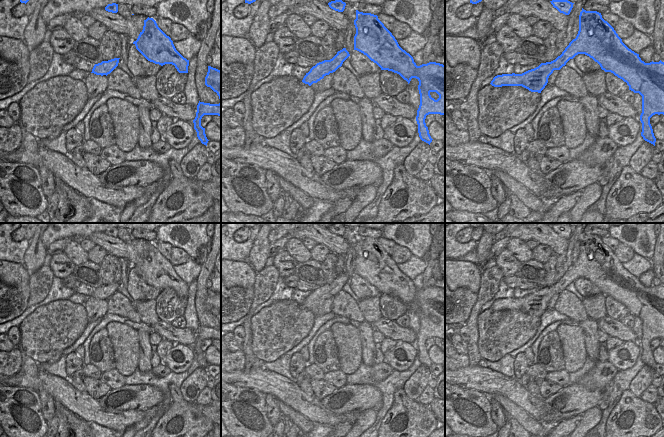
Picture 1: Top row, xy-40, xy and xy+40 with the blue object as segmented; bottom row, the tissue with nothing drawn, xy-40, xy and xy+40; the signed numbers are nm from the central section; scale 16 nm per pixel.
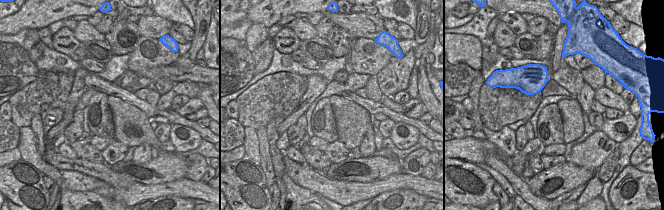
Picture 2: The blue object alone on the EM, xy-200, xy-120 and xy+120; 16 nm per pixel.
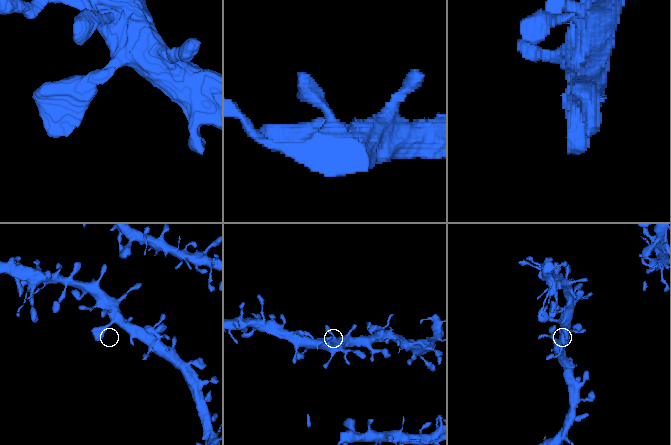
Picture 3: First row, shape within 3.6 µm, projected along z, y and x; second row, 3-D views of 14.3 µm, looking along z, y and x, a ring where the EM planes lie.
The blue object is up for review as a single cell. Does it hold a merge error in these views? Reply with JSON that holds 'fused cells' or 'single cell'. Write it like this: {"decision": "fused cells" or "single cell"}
{"decision": "single cell"}

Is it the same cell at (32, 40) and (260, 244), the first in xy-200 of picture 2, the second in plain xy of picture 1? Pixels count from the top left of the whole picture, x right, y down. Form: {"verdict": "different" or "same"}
{"verdict": "same"}

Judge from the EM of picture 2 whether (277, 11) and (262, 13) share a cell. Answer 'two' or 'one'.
one

